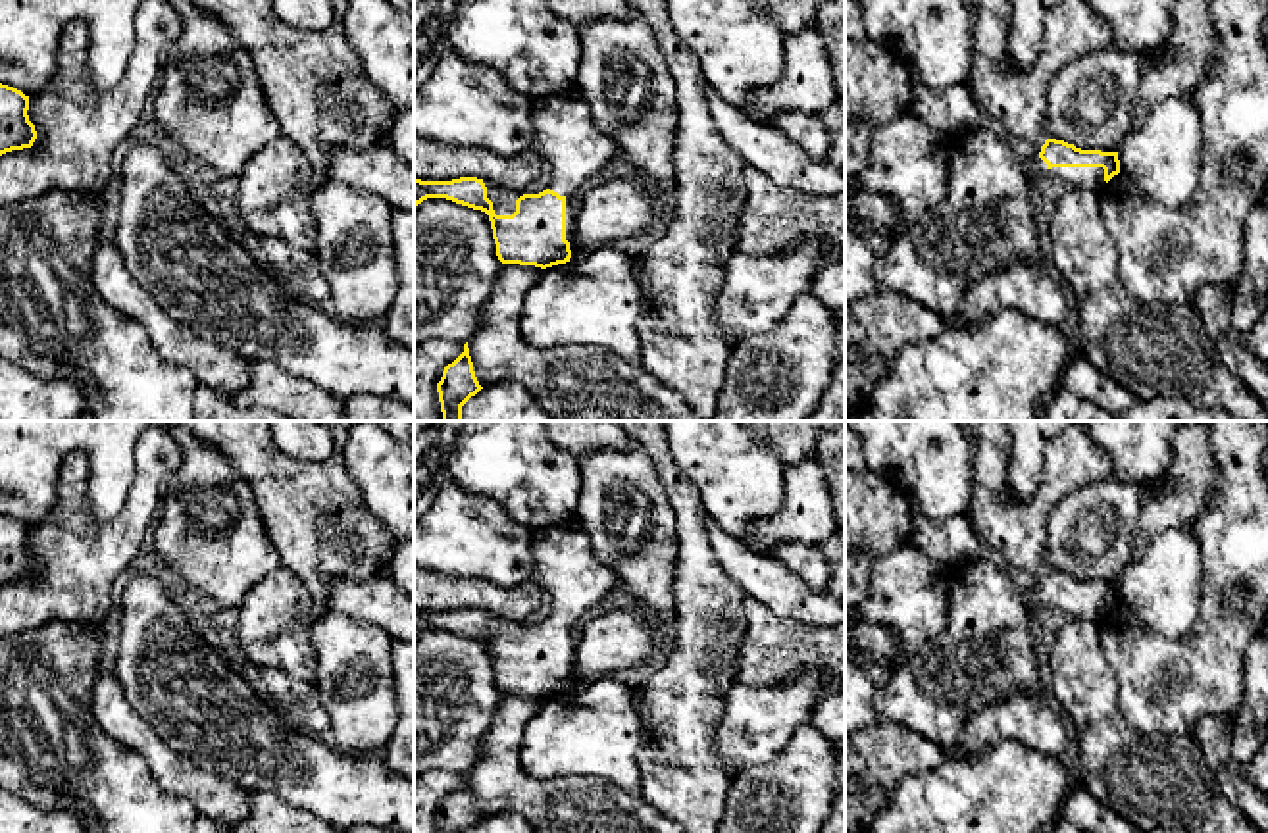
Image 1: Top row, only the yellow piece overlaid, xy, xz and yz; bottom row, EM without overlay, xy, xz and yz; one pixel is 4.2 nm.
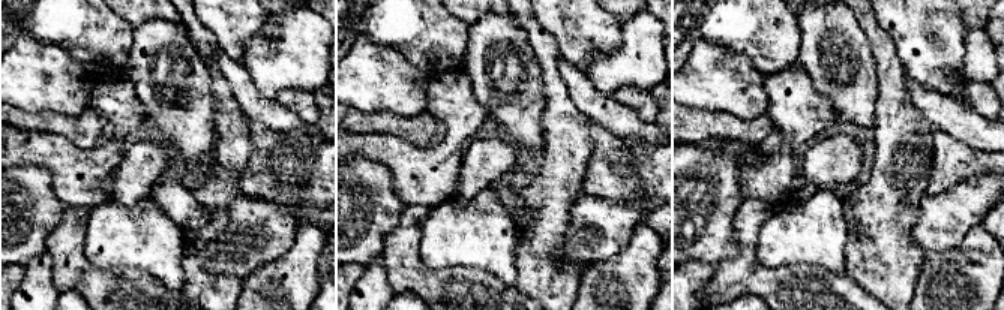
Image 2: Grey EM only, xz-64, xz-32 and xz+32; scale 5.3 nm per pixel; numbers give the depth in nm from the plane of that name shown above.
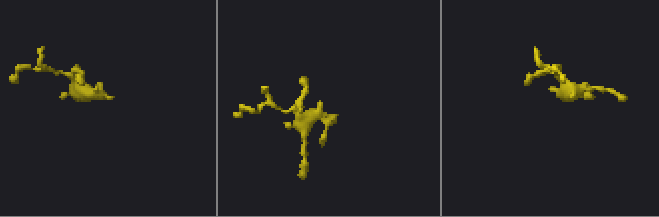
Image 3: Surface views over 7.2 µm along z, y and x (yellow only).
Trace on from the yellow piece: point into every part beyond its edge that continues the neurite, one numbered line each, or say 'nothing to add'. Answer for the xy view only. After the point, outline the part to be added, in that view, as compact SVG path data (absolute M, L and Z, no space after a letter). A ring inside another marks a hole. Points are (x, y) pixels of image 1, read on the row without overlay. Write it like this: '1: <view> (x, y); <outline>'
nothing to add

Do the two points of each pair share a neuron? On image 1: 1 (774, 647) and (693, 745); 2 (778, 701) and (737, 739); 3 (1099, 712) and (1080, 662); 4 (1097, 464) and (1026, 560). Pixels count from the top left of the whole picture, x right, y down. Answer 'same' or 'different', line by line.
1: different
2: same
3: same
4: same

